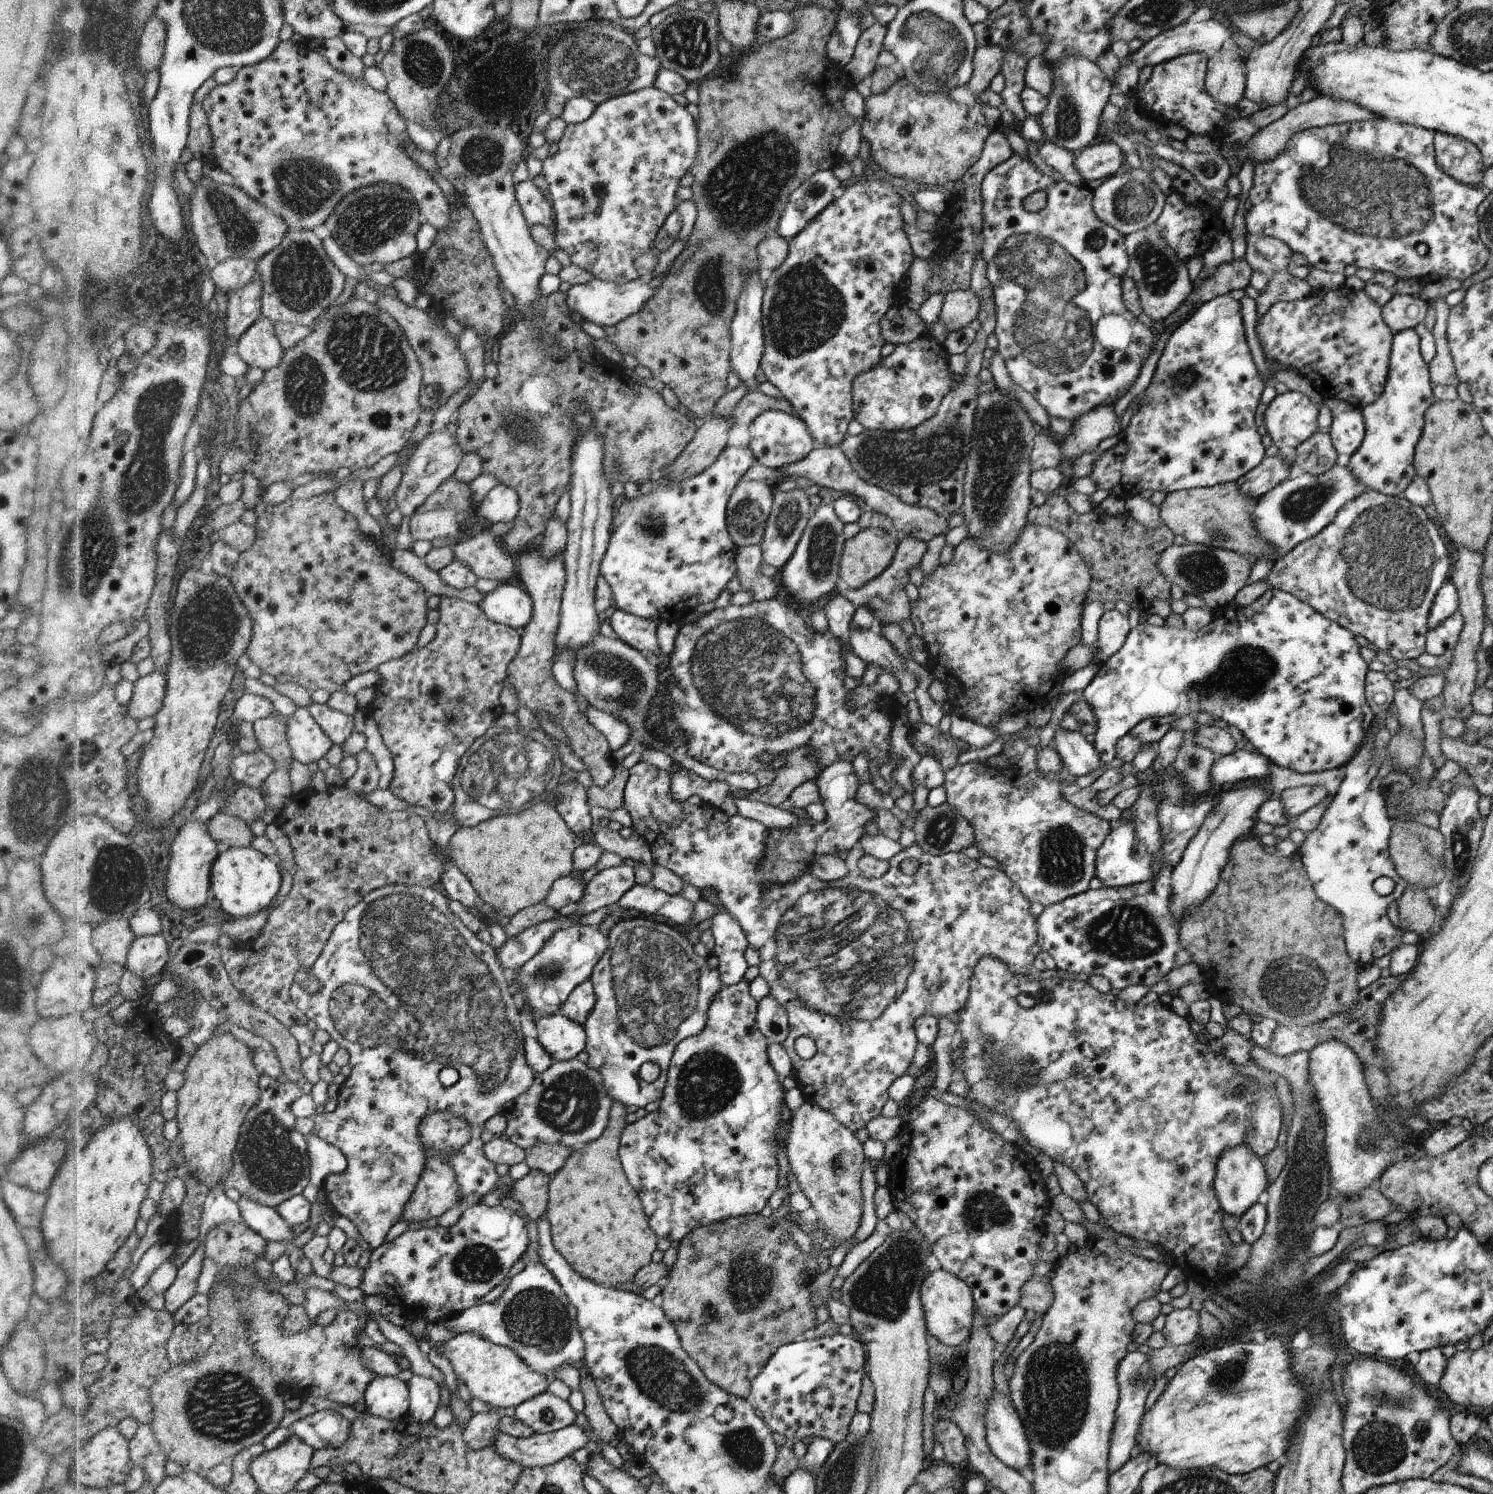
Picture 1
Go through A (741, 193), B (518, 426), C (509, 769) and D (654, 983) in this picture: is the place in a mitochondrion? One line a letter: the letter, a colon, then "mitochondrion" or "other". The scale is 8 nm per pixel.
A: mitochondrion
B: mitochondrion
C: mitochondrion
D: mitochondrion

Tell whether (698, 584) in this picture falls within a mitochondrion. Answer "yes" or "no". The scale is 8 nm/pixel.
no

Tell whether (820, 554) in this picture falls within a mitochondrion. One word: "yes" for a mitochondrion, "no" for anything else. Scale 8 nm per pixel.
yes

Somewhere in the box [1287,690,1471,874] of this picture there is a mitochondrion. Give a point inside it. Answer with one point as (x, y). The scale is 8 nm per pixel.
(1428, 852)

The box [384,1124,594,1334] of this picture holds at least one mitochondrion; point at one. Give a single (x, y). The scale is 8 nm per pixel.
(475, 1264)

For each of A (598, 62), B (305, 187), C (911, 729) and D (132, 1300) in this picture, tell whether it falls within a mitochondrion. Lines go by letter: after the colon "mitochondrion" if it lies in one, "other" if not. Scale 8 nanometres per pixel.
A: mitochondrion
B: mitochondrion
C: other
D: other

